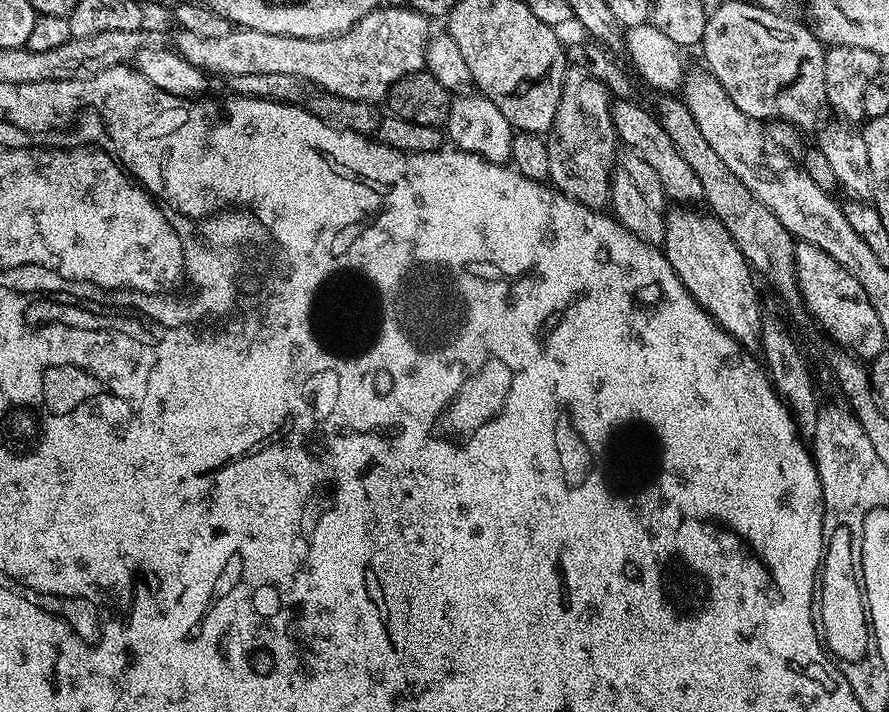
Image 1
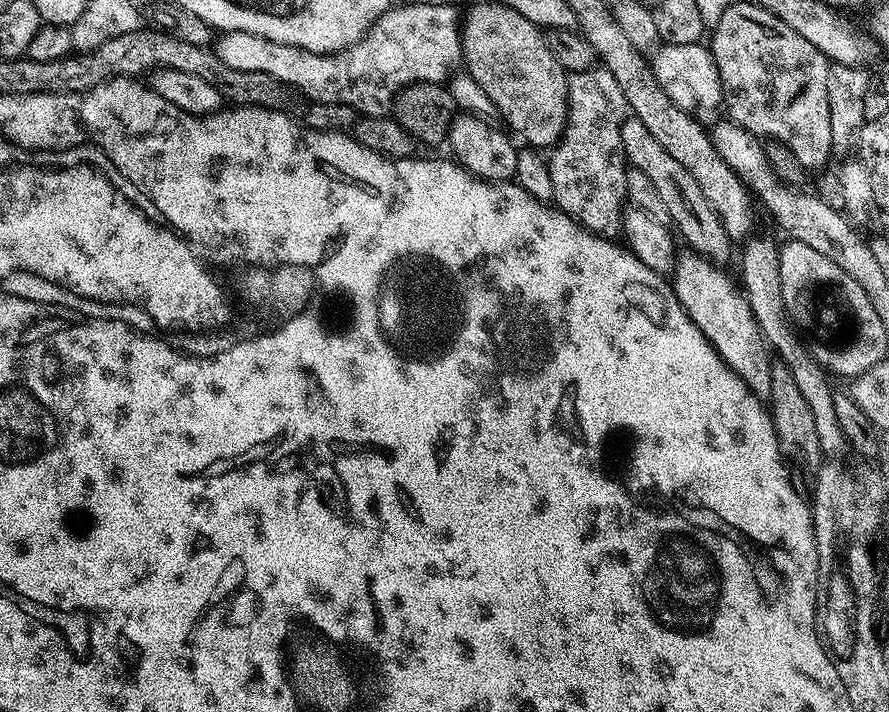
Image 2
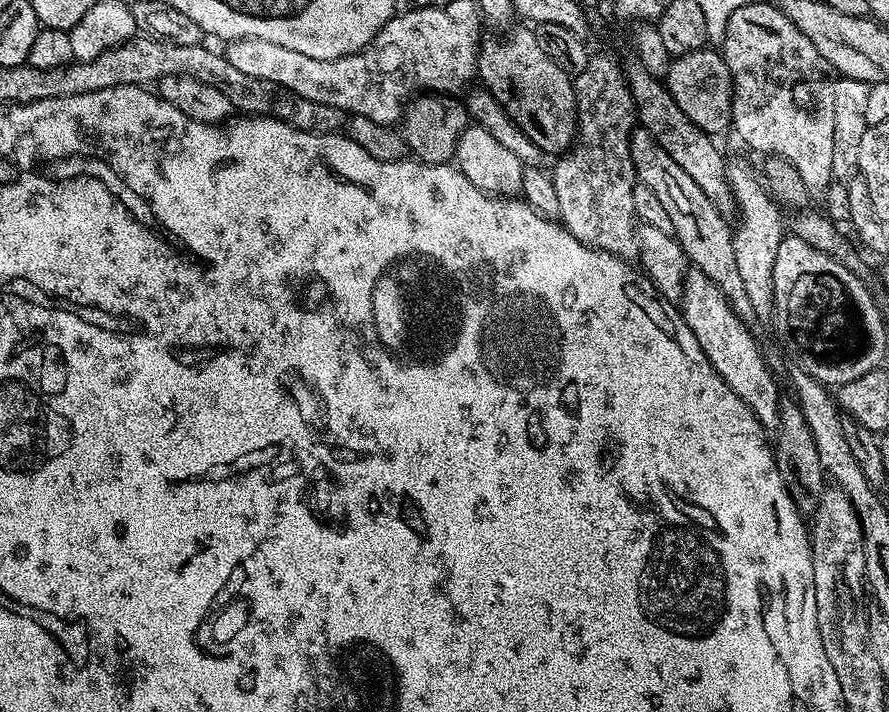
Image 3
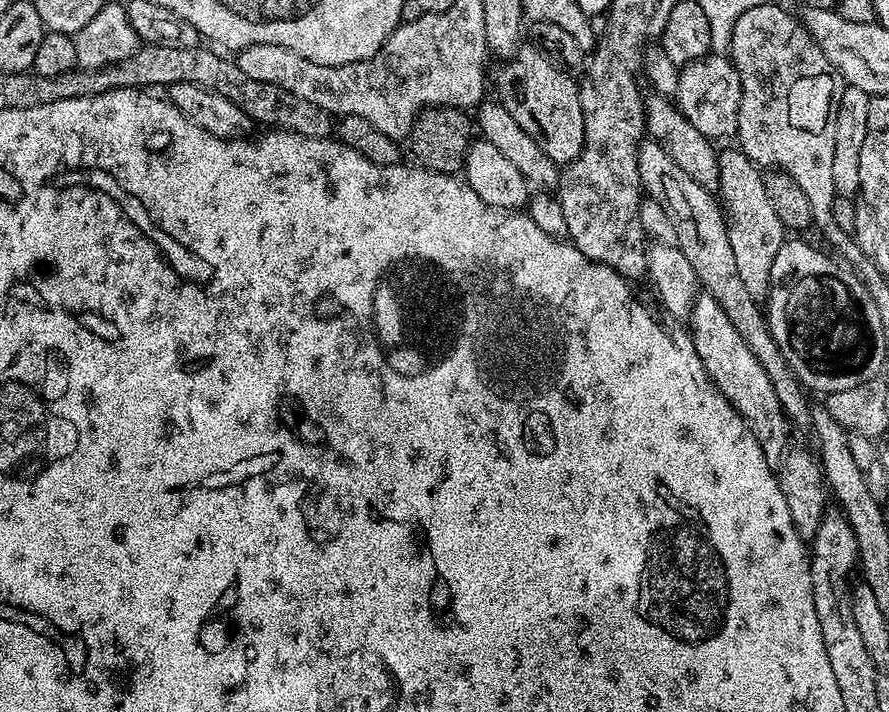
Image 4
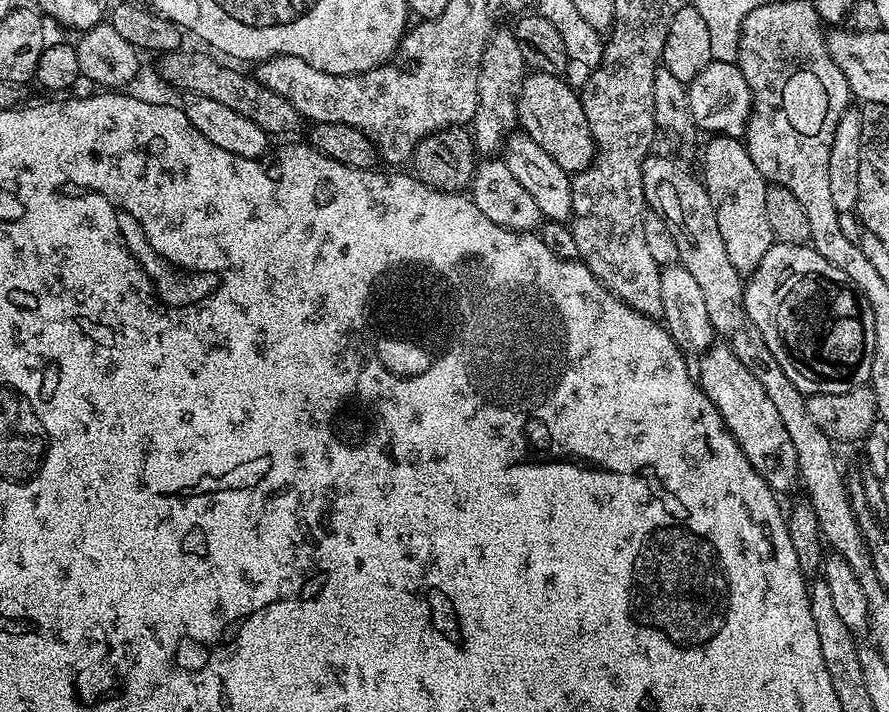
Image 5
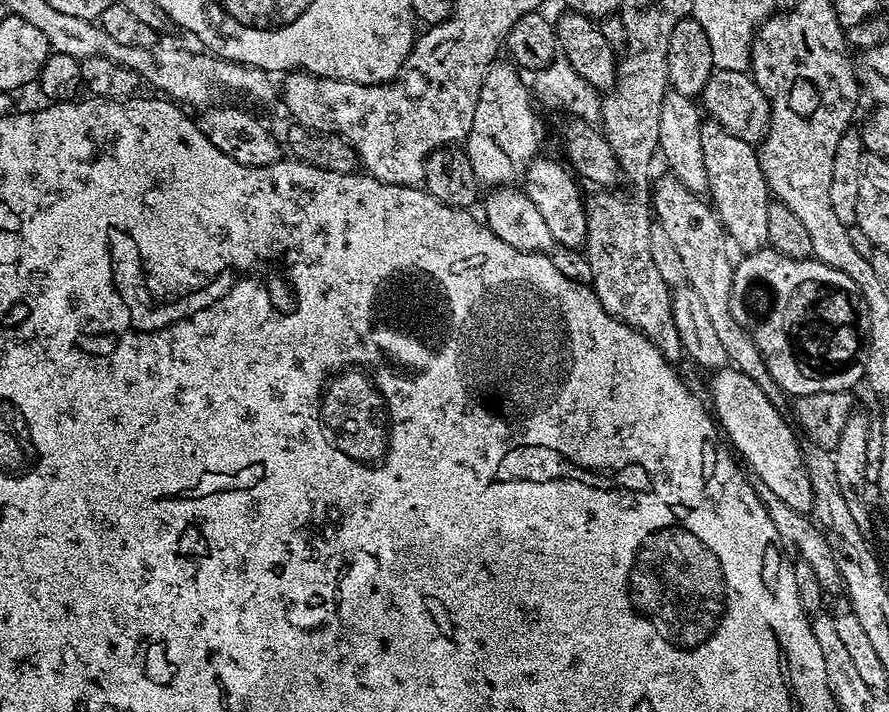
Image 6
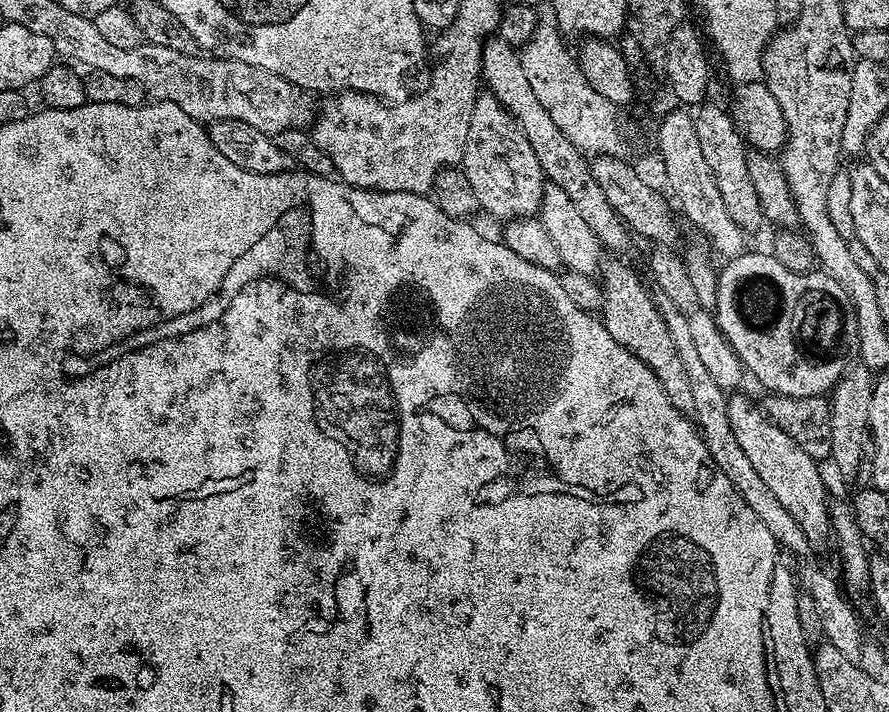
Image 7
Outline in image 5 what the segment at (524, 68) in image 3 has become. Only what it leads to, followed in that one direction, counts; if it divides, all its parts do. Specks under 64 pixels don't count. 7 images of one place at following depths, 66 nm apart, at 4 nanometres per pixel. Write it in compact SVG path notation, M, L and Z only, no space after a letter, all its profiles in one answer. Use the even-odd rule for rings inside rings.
M529 71L516 89L516 118L525 136L529 136L562 170L575 174L586 170L596 157L596 143L590 134L590 122L582 110L577 89L571 88L559 75Z

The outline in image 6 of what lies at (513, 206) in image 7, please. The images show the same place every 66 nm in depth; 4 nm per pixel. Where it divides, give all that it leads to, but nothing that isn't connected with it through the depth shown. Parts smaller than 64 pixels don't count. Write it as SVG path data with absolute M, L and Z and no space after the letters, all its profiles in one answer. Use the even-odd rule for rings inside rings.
M494 62L488 68L482 90L478 94L478 106L474 110L474 126L470 126L470 134L462 144L477 181L487 186L515 185L523 177L529 162L538 156L536 116L528 101L529 85L527 88L520 81L521 73L515 63L500 63Z

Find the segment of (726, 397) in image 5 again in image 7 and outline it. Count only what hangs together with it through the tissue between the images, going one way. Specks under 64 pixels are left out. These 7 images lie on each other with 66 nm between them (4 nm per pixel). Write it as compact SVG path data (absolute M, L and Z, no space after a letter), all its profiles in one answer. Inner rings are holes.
M729 395L728 410L730 412L730 426L734 426L734 438L738 438L738 446L742 446L742 451L746 458L758 470L762 477L762 482L766 482L767 488L774 493L774 498L782 502L782 507L798 522L802 528L802 534L806 534L809 545L813 549L829 547L832 535L832 519L828 516L830 499L828 492L824 489L824 480L820 477L821 465L810 458L768 416L765 416L763 407L759 403L755 404L748 396Z

